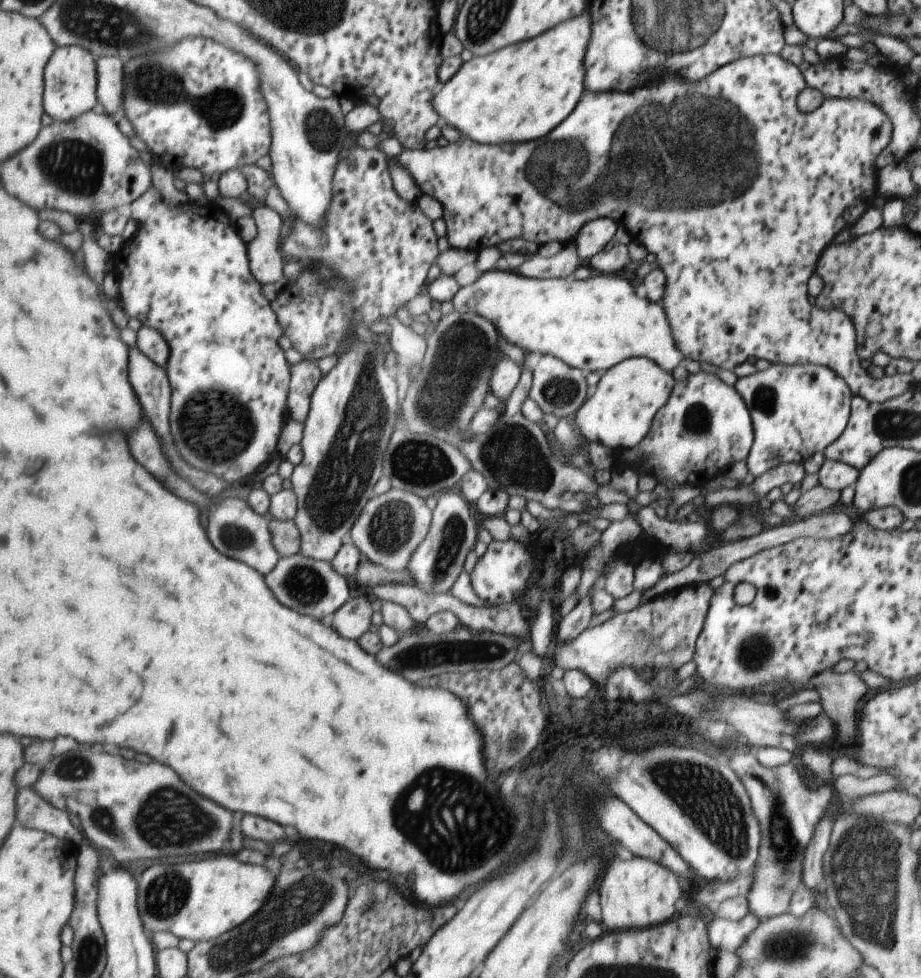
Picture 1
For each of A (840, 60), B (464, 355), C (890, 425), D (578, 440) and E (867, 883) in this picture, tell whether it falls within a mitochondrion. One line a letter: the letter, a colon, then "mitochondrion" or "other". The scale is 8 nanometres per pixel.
A: other
B: mitochondrion
C: mitochondrion
D: other
E: mitochondrion

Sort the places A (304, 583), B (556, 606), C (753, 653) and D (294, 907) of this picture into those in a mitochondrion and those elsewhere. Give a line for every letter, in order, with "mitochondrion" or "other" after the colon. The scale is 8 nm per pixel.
A: mitochondrion
B: other
C: mitochondrion
D: mitochondrion

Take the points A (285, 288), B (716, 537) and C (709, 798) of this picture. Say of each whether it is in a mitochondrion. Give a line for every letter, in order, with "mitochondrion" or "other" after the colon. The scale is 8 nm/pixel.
A: other
B: other
C: mitochondrion

